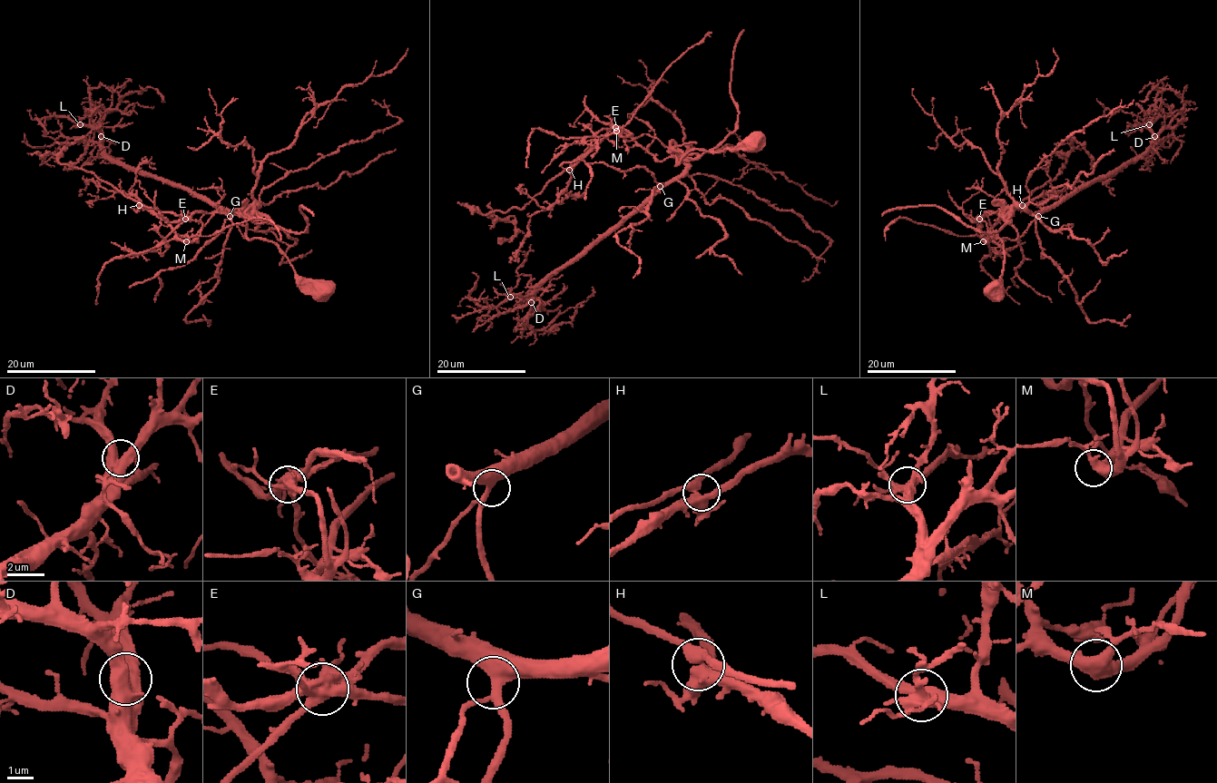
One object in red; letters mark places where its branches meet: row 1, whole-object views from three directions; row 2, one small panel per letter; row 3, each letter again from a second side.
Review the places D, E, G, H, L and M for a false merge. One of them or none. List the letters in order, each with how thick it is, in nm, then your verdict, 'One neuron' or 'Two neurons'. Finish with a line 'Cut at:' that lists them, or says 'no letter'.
D: Thickness 550 nm. One neuron
E: Thickness 480 nm. Two neurons
G: Thickness 400 nm. One neuron
H: Thickness 550 nm. One neuron
L: Thickness 440 nm. One neuron
M: Thickness 440 nm. One neuron
Cut at: E

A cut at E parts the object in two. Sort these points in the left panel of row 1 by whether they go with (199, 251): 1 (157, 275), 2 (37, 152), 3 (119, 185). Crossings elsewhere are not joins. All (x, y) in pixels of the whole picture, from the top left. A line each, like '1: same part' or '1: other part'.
1: same part
2: other part
3: other part

